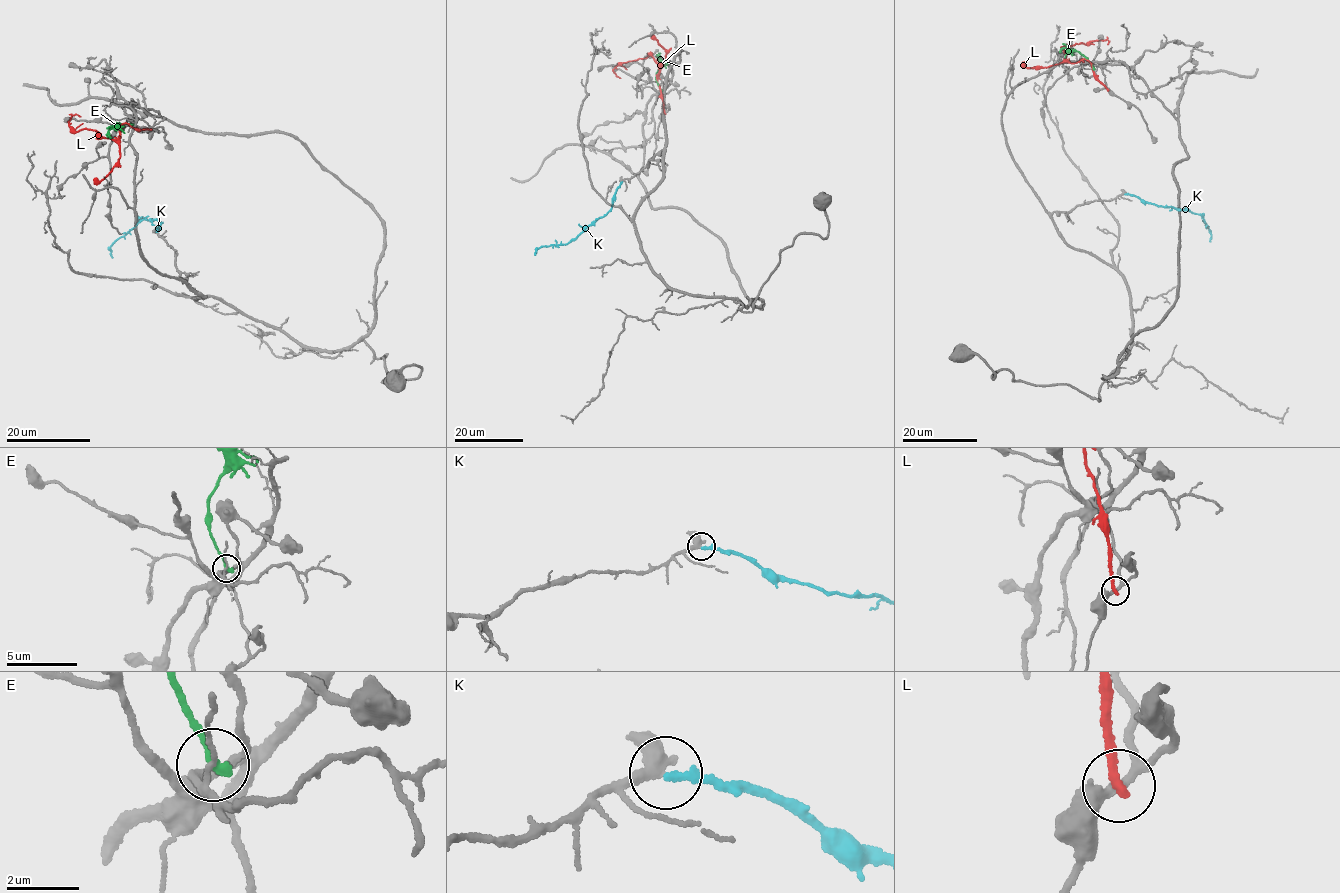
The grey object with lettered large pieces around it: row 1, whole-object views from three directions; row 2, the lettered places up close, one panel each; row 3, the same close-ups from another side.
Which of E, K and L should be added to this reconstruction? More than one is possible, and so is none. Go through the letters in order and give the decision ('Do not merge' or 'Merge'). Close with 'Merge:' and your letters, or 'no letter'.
E: Do not merge
K: Do not merge
L: Do not merge
Merge: no letter

